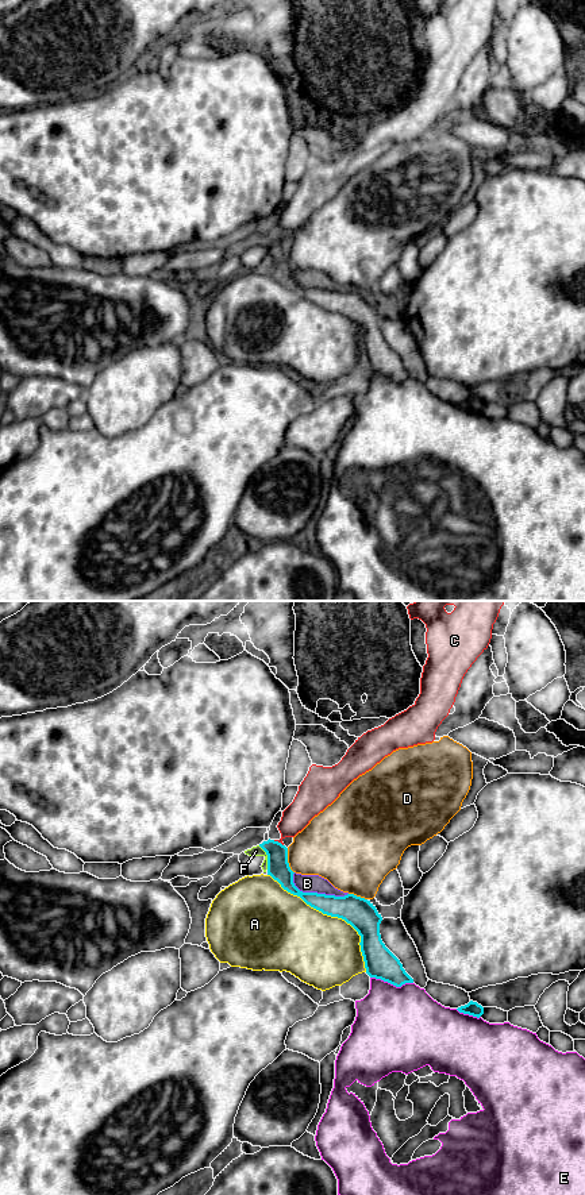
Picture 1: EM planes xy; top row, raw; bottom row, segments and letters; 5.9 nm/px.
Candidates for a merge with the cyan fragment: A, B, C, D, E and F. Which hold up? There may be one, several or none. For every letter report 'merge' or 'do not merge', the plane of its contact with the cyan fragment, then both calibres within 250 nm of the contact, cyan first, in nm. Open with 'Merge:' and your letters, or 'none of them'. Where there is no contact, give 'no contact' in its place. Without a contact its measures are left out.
Merge: none of them
A: do not merge; meets cyan in xy; 180 nm thick on the cyan side, 420 nm on the other
B: do not merge; meets cyan in xy; 170 nm thick on the cyan side, 110 nm on the other
C: do not merge; meets cyan in xy; 130 nm thick on the cyan side, 160 nm on the other
D: do not merge; meets cyan in xy; 130 nm thick on the cyan side, 340 nm on the other
E: do not merge; meets cyan in xy; 190 nm thick on the cyan side, 460 nm on the other
F: do not merge; meets cyan in xy; 130 nm thick on the cyan side, 60 nm on the other

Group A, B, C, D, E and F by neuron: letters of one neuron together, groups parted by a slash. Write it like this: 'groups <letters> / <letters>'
groups A / B / C F / D / E

